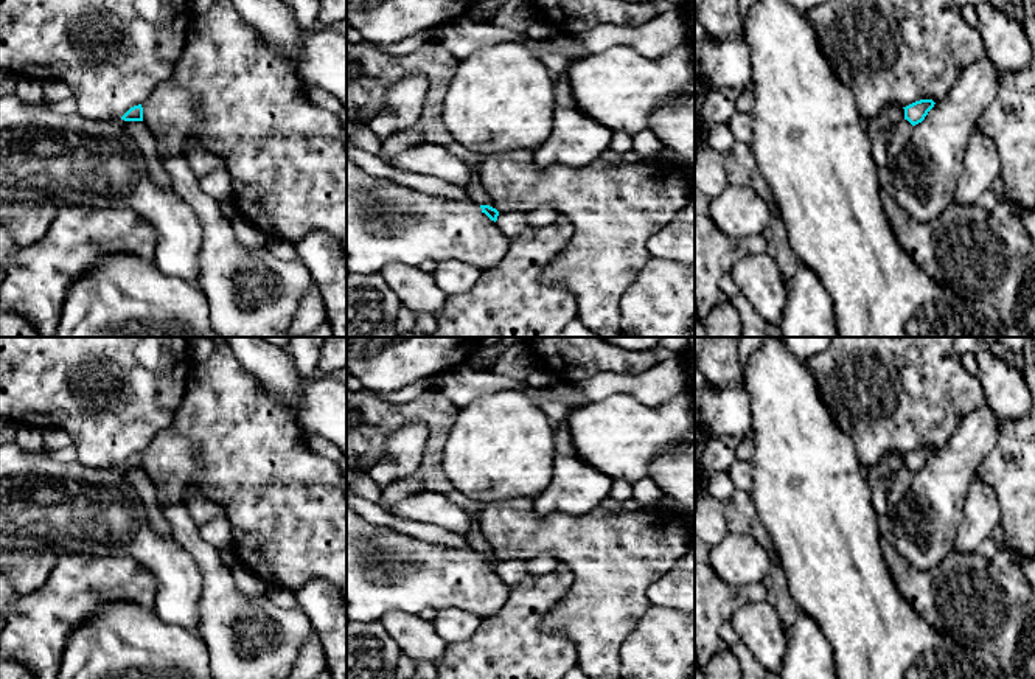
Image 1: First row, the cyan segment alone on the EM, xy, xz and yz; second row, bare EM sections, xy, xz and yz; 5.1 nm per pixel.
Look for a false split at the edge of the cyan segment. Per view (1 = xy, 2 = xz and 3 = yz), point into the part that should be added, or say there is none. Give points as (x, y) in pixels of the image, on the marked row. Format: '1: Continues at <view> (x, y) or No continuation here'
1: No continuation here
2: No continuation here
3: No continuation here

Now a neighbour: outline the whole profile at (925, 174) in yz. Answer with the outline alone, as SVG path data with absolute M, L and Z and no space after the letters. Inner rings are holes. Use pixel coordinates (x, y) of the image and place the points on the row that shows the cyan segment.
M984 54L967 67L945 98L934 104L925 120L912 126L912 137L892 160L894 196L915 221L931 222L954 204L957 180L964 171L964 154L978 118L998 93L999 76Z

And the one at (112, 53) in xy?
M0 0L0 70L40 82L64 81L76 96L78 113L118 120L171 76L191 19L188 0Z

